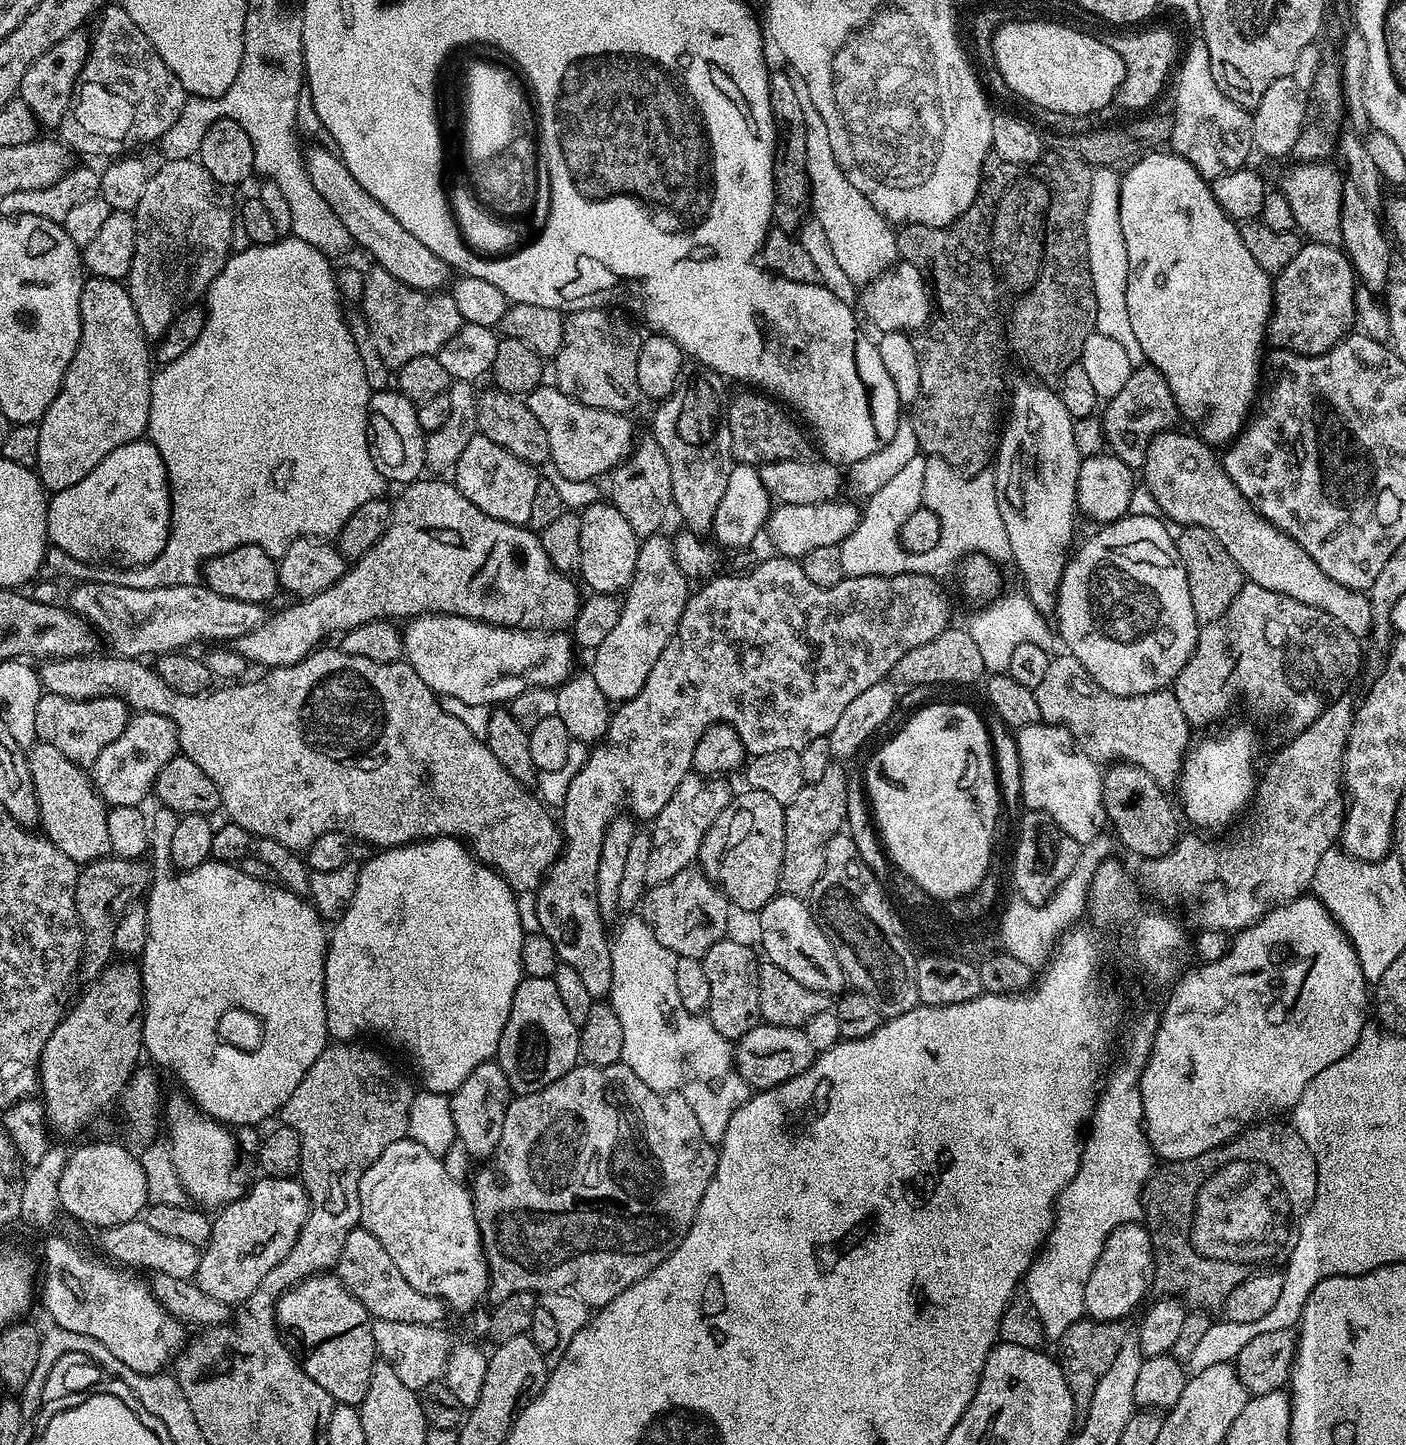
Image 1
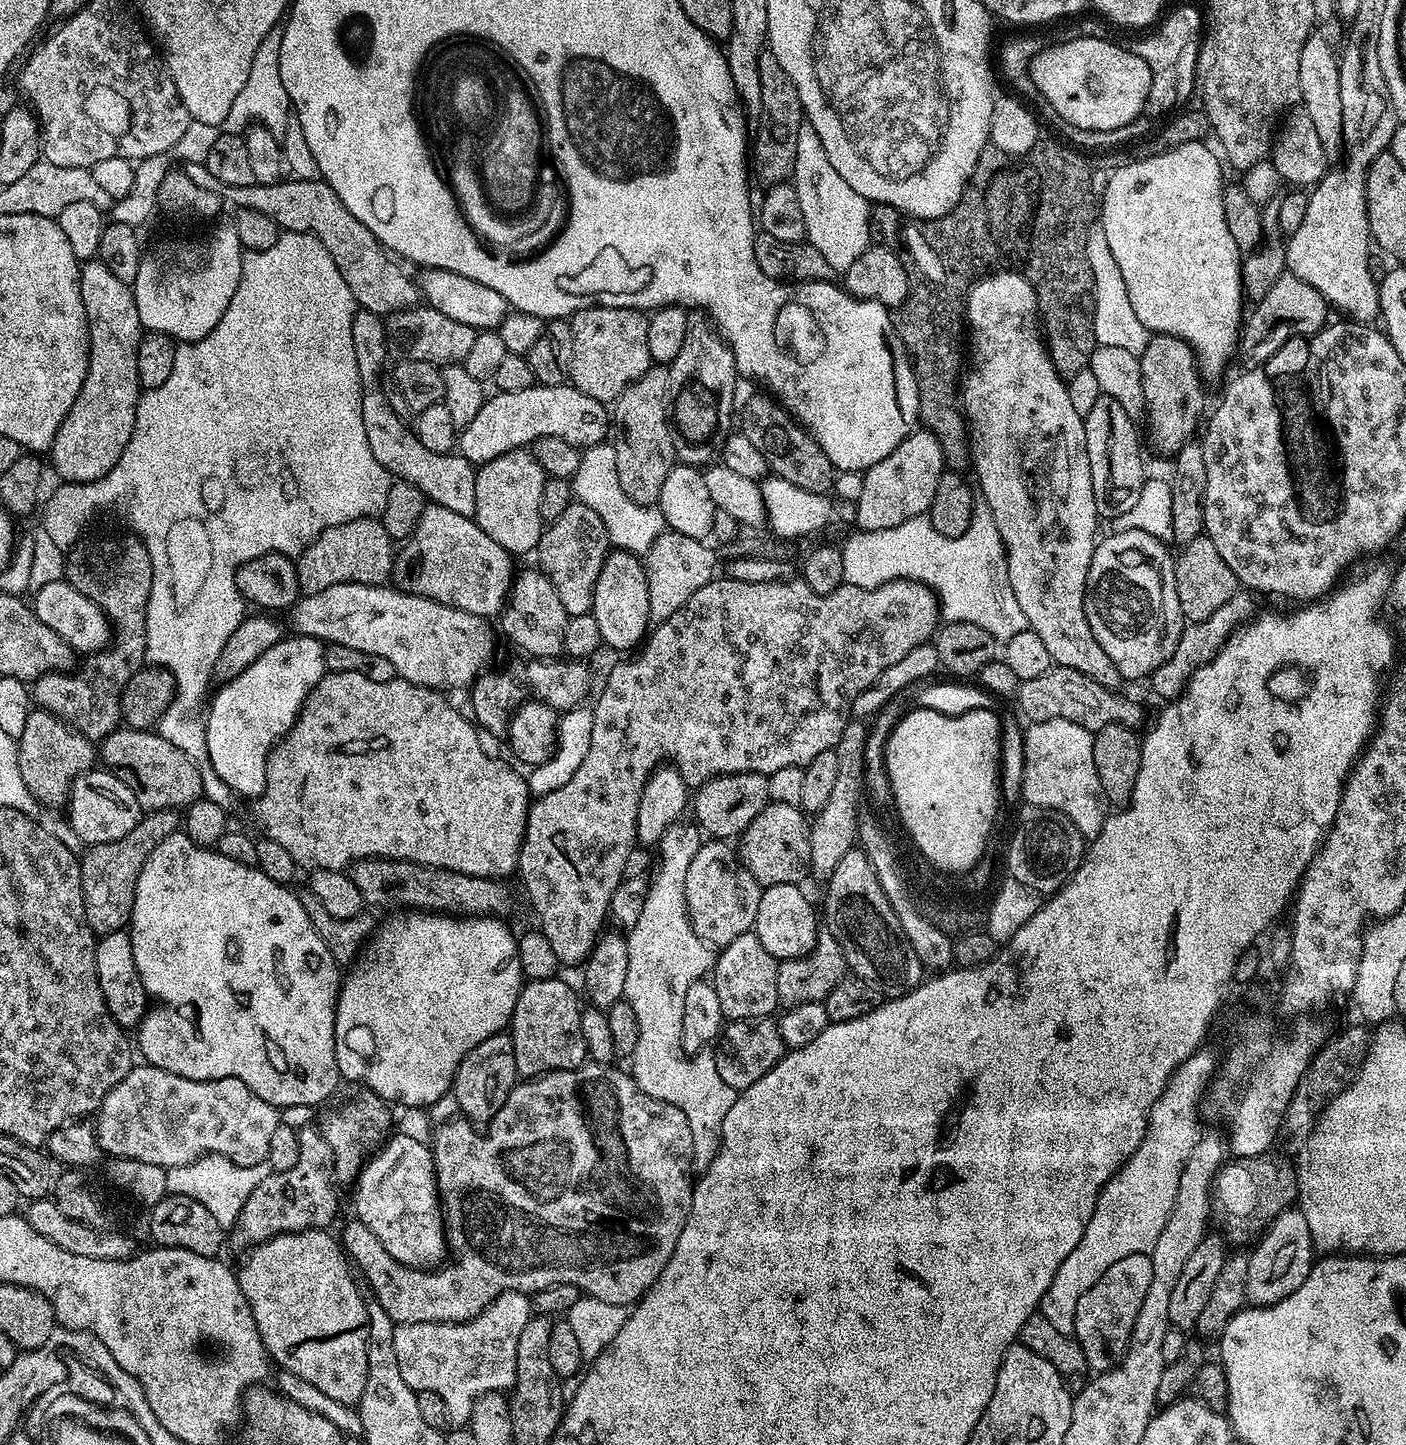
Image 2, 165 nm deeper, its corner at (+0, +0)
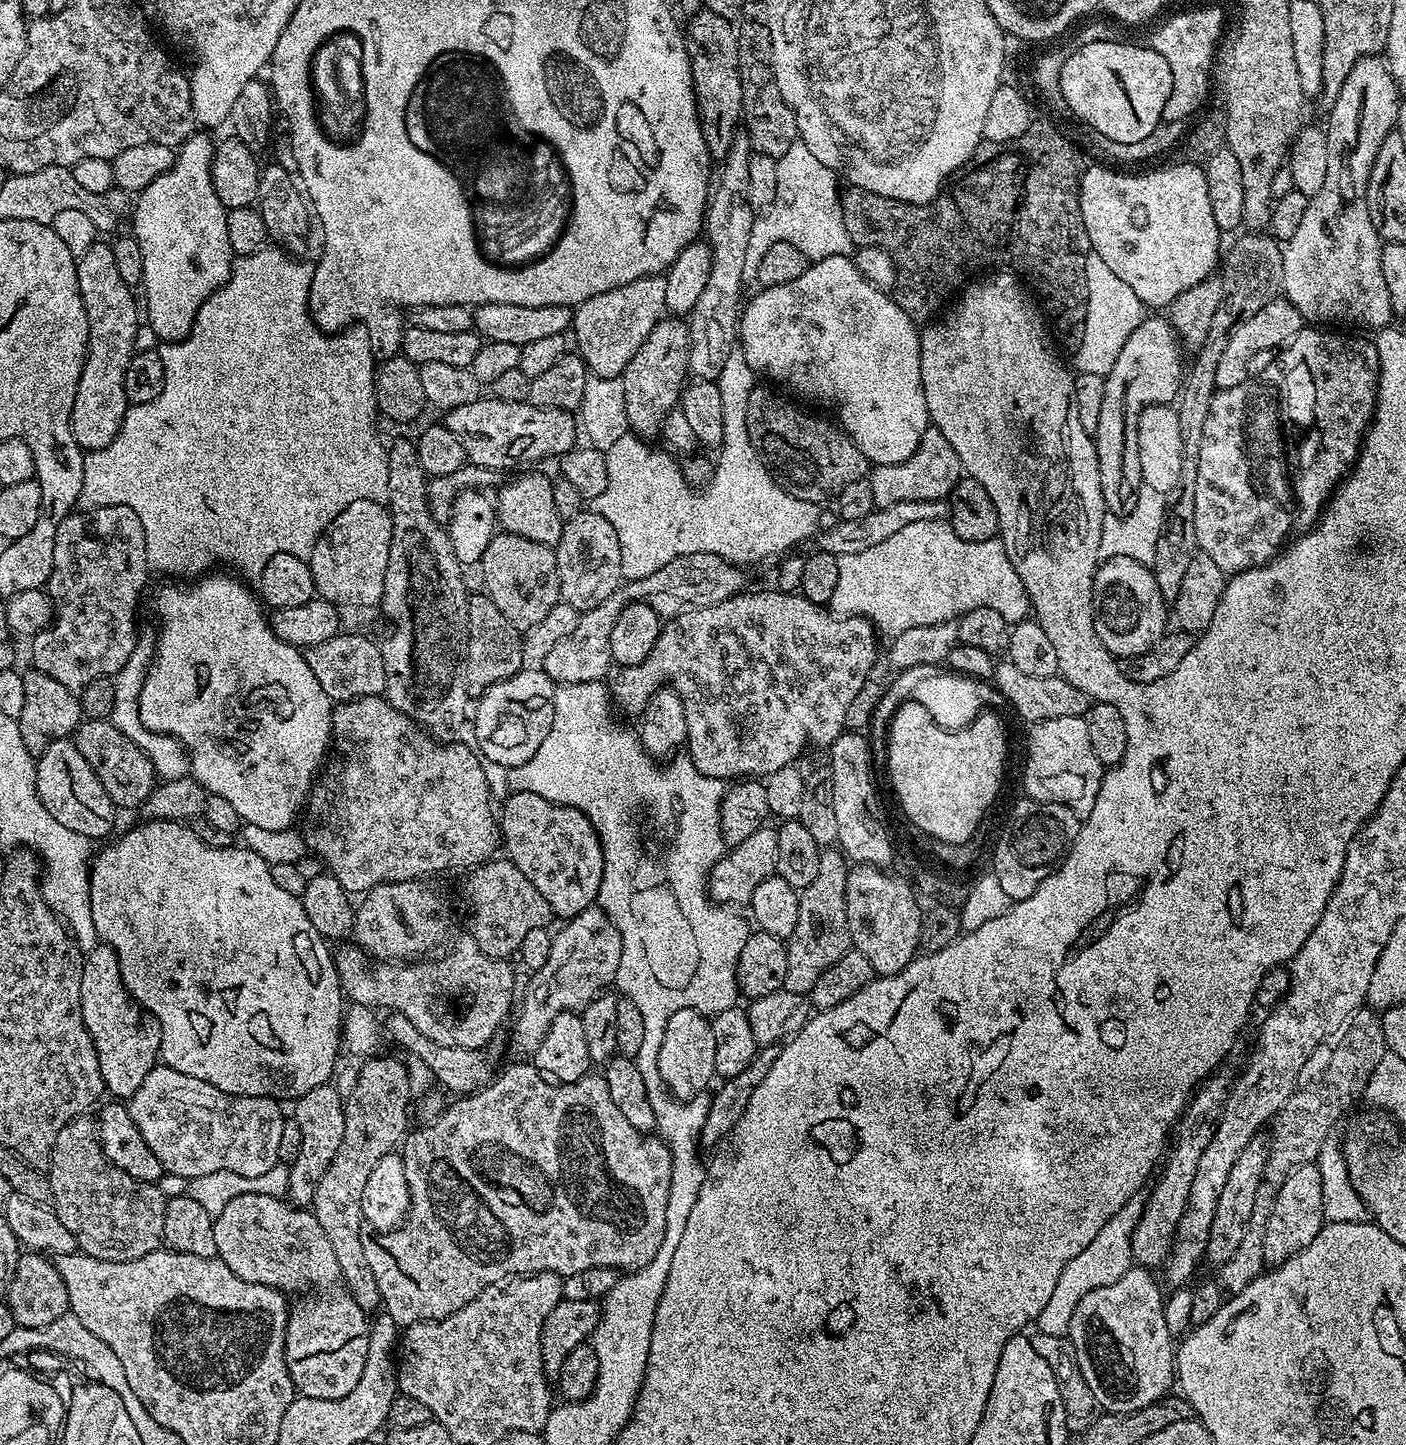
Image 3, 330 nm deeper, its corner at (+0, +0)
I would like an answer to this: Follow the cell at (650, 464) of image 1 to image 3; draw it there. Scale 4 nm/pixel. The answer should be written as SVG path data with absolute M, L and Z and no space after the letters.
M665 318L659 320L654 326L654 330L650 330L650 334L646 334L646 342L642 342L642 346L638 346L638 354L634 354L634 358L630 358L622 377L626 386L626 418L628 419L629 429L635 435L641 438L659 437L661 435L666 414L670 414L670 410L679 405L680 397L686 387L684 376L689 375L689 358L690 334L688 333L687 323L683 319Z

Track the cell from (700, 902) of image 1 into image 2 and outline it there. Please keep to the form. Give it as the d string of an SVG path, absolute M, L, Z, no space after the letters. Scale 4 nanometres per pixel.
M705 839L684 875L684 901L694 934L710 946L722 949L734 942L738 934L753 931L761 891L762 886L745 870L731 843Z

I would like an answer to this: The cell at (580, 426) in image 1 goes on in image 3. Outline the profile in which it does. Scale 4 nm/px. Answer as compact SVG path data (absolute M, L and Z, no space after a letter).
M481 398L470 406L458 406L447 412L446 423L450 430L454 430L454 434L458 434L471 463L497 470L512 468L515 464L528 466L531 460L544 460L547 456L559 458L577 447L578 420L573 413L539 408L527 402L519 404Z

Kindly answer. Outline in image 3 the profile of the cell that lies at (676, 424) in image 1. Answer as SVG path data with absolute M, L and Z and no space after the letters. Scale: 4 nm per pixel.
M737 132L730 144L729 153L722 161L724 169L720 172L720 181L715 181L708 198L706 213L706 239L712 247L712 265L706 290L698 297L698 306L694 306L687 321L690 334L690 358L688 370L696 378L719 377L726 358L734 354L734 345L738 340L738 321L742 299L740 287L744 284L744 275L749 271L746 266L746 246L750 246L750 230L758 215L750 202L750 162L754 153L748 133Z

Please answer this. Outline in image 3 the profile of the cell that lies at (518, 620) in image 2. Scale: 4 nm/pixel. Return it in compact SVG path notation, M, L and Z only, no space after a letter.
M503 530L497 531L490 546L486 546L486 554L482 554L478 571L484 575L483 591L518 629L538 626L538 622L542 622L542 618L546 618L546 614L561 603L556 553L547 544L530 542L530 538Z

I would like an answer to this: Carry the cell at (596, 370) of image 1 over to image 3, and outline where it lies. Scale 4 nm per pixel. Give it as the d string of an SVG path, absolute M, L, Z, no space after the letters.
M663 275L643 276L634 282L626 282L626 286L614 286L602 294L594 294L575 305L570 329L571 335L574 337L575 351L584 360L591 375L602 378L623 377L630 358L634 358L634 354L638 354L638 346L642 346L642 342L646 342L646 334L650 334L650 330L654 330L657 322L665 319L665 316L666 282Z

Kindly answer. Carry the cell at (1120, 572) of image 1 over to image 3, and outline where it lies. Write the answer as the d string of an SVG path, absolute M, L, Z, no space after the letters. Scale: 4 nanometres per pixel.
M1121 556L1110 558L1097 567L1092 587L1092 609L1094 610L1094 630L1098 630L1098 638L1102 638L1102 646L1106 646L1106 650L1110 650L1117 658L1137 656L1150 650L1164 637L1170 624L1170 608L1162 598L1162 590L1158 590L1158 582L1154 582L1151 567L1134 558Z

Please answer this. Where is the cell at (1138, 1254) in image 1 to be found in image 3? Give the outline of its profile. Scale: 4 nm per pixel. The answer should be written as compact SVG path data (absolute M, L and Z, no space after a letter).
M1134 1266L1118 1282L1110 1282L1110 1286L1102 1286L1098 1290L1090 1290L1082 1302L1078 1302L1078 1310L1074 1310L1074 1318L1070 1318L1070 1330L1067 1337L1072 1341L1078 1354L1078 1366L1082 1370L1082 1378L1086 1378L1086 1386L1090 1386L1097 1405L1105 1413L1123 1414L1137 1412L1146 1406L1156 1404L1169 1395L1174 1388L1176 1362L1174 1359L1174 1338L1170 1330L1166 1330L1166 1314L1164 1313L1165 1293L1160 1293L1161 1281L1155 1280L1153 1273L1147 1268Z

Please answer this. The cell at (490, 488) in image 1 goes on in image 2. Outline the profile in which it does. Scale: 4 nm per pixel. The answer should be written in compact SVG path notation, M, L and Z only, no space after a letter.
M515 448L513 452L504 452L498 458L479 465L476 468L474 482L475 522L498 546L502 546L513 557L520 558L535 553L540 544L540 535L546 527L539 503L542 497L545 474L542 466L532 457L531 451Z

